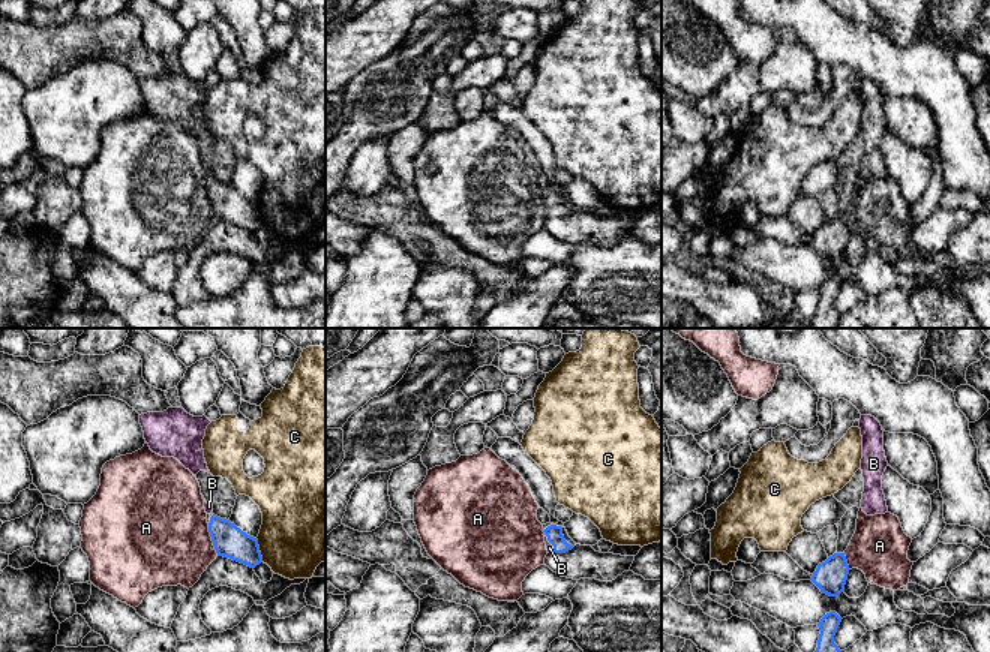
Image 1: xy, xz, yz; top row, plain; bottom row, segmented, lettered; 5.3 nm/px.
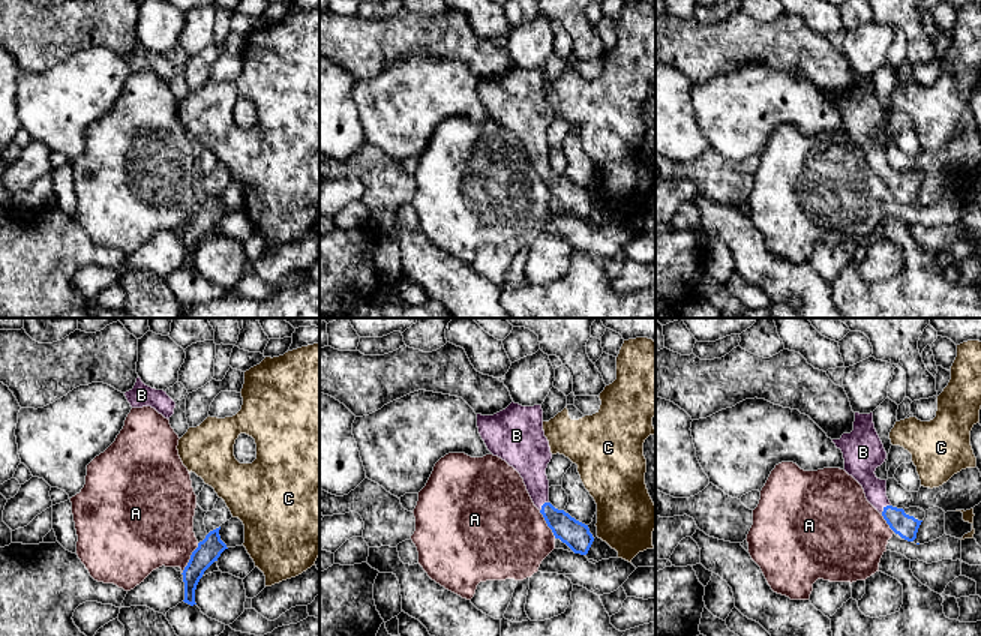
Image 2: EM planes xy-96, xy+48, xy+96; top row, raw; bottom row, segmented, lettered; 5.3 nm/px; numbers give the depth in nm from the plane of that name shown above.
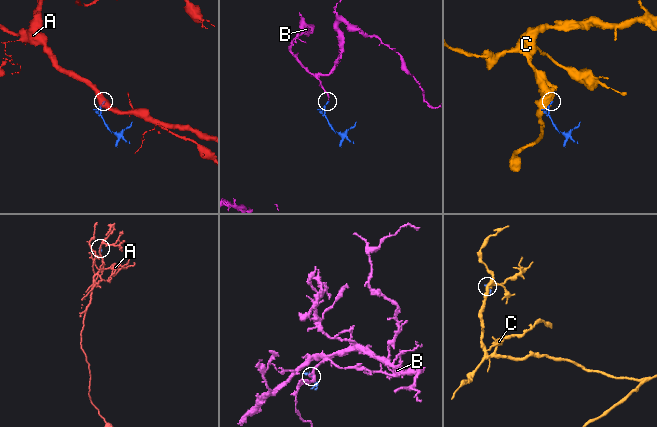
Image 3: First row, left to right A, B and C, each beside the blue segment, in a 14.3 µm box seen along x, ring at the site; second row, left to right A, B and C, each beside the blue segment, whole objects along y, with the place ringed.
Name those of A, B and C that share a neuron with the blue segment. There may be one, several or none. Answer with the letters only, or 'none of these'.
B

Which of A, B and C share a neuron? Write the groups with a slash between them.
A / B / C

